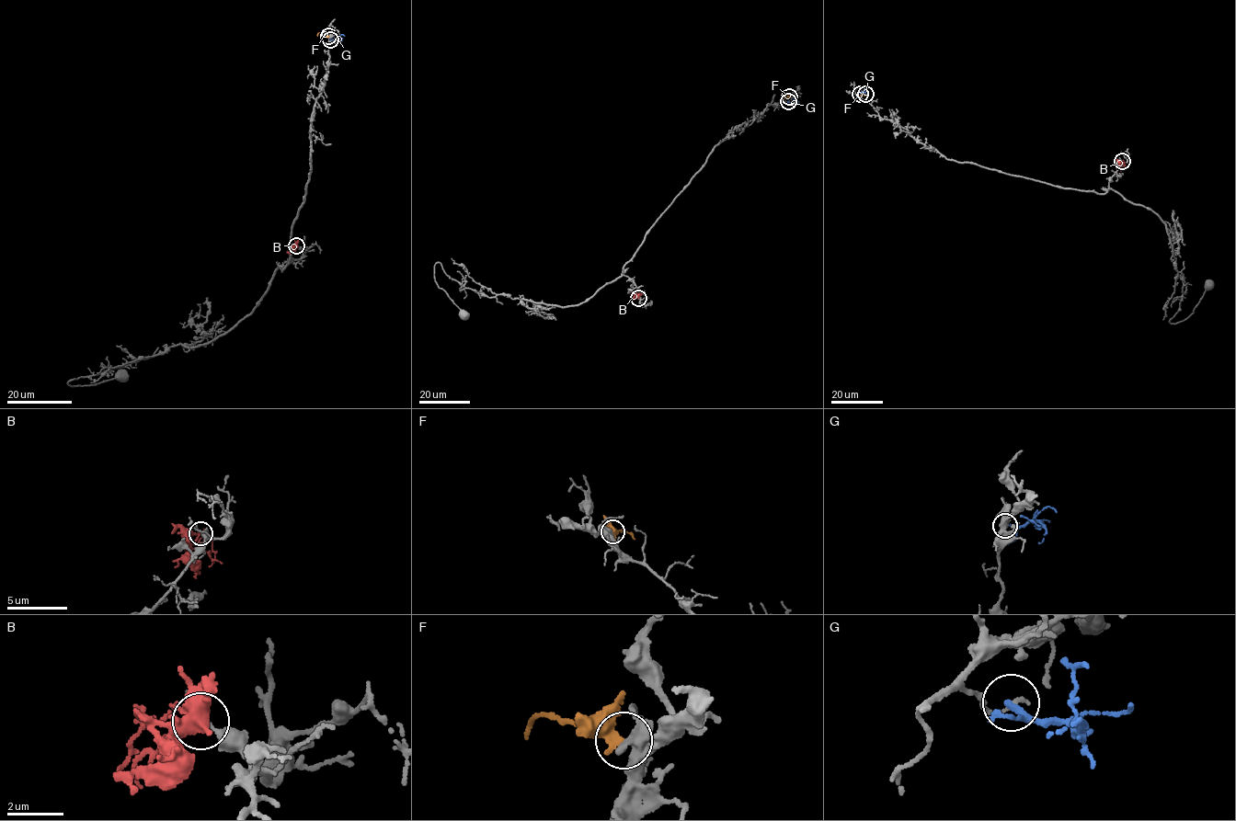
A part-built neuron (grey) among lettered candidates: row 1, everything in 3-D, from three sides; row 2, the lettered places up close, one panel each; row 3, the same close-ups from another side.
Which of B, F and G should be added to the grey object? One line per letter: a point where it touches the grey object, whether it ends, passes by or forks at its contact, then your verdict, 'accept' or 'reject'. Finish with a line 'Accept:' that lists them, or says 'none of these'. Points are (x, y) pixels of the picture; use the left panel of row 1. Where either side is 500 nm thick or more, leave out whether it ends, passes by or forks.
B: (296, 245) | it ends | reject
F: (328, 36) | it ends | accept
G: (330, 39) | it passes by | reject
Accept: F

